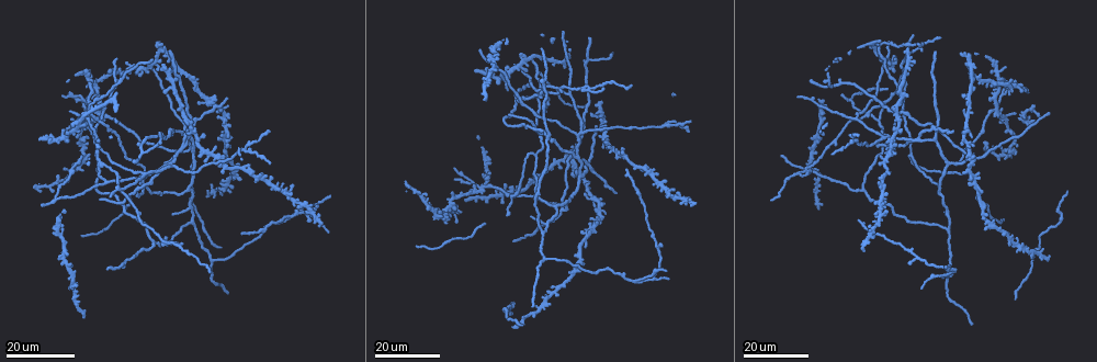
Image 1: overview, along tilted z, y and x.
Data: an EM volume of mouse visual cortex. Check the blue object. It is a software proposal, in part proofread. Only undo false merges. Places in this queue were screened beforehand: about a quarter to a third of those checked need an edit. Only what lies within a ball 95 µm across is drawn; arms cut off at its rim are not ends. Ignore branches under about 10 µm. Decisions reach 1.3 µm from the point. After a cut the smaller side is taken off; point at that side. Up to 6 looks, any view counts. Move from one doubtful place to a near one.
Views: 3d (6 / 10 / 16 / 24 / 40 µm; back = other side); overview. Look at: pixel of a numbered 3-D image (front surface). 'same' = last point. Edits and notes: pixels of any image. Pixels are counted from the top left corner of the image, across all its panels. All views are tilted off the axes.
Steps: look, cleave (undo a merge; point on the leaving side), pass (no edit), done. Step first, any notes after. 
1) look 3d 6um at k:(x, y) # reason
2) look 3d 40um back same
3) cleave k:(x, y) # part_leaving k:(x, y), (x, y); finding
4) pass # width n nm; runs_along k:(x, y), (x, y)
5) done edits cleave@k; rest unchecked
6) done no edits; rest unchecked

look 3d 16um at 1:(636, 283) # arms part here

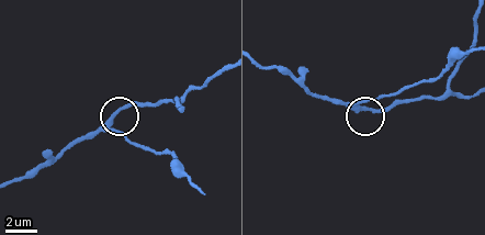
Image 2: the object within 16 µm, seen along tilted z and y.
look 3d 10um at 2:(359, 106) # zoom in

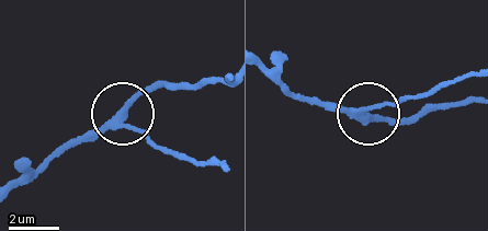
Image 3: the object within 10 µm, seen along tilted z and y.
pass # all the same cell

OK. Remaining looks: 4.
look 3d 16um at 1:(545, 257) # side arm on a straight run

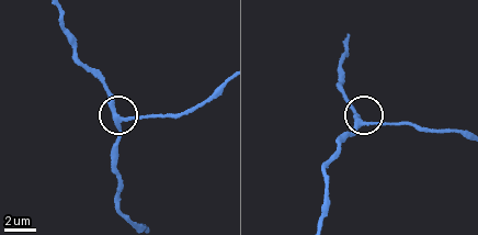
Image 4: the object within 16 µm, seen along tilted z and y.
look 3d 10um at 4:(117, 122)

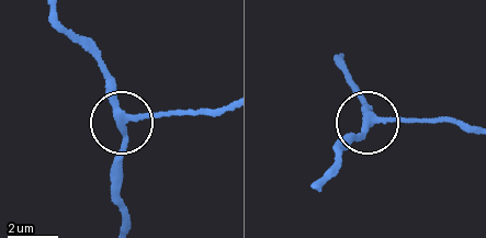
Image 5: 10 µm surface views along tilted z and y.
pass # runs_along 5:(56, 22), (101, 70), (121, 127), (121, 180); one cell here

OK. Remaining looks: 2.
look 3d 16um at 1:(579, 161) # three-way junction

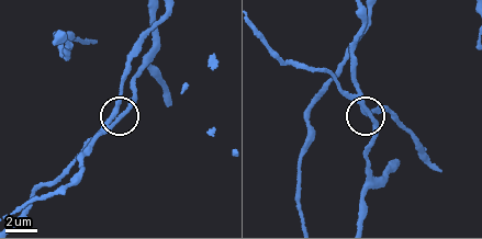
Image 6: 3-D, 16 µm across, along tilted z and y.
look 3d 10um at 6:(113, 111) # closer look

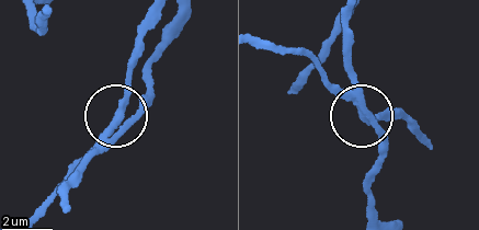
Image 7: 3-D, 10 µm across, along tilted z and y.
cleave 7:(331, 87) # arms 3; part_leaving 7:(357, 100), (328, 80), (308, 57), (260, 44); a second cell is stuck on

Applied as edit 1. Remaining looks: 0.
done edits cleave@7; rest unchecked

